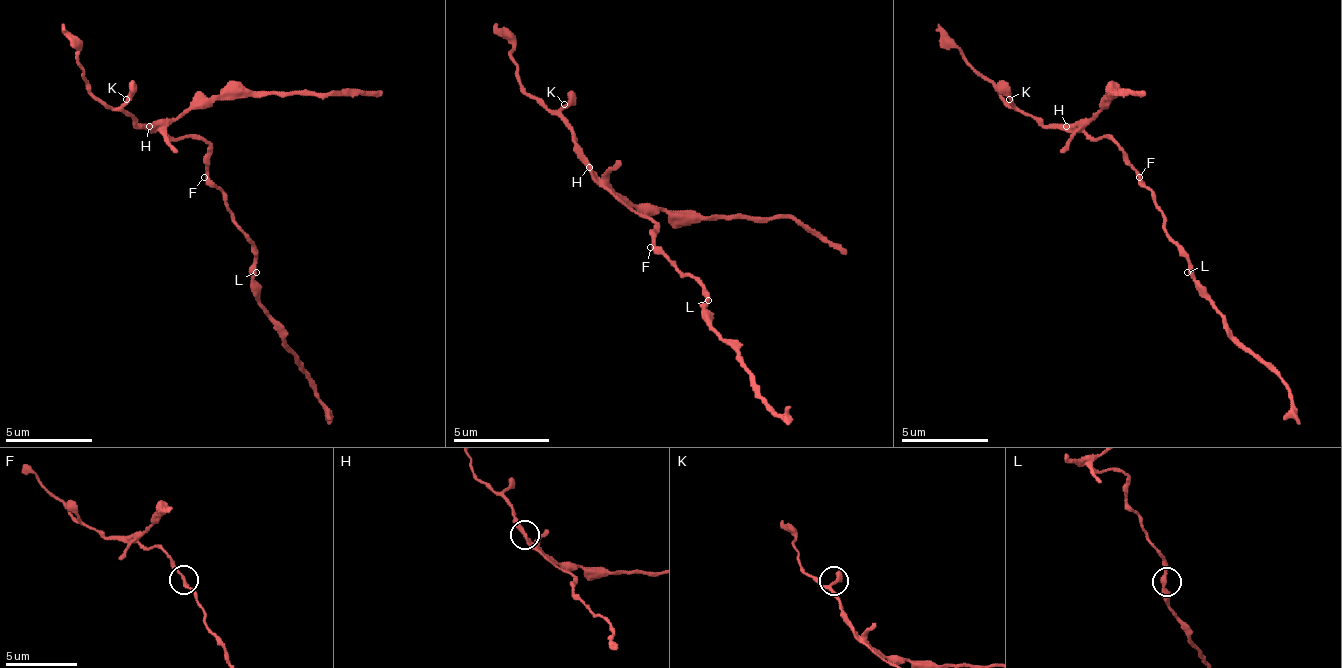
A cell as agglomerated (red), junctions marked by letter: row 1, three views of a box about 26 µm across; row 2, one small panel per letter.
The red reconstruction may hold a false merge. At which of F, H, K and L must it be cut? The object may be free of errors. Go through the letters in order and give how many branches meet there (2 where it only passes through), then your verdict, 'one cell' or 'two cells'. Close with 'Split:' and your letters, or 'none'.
F: branches 2; one cell
H: branches 2; two cells
K: branches 2; one cell
L: branches 2; one cell
Split: H

